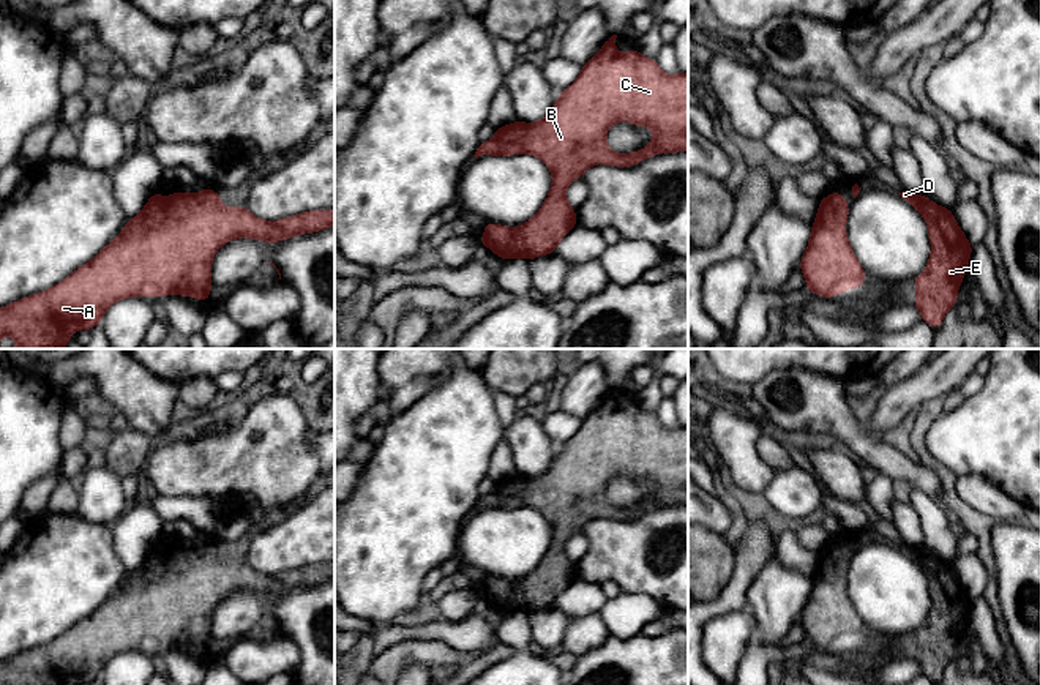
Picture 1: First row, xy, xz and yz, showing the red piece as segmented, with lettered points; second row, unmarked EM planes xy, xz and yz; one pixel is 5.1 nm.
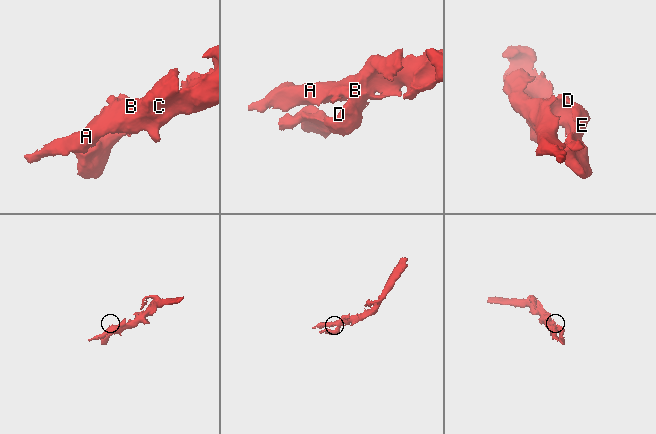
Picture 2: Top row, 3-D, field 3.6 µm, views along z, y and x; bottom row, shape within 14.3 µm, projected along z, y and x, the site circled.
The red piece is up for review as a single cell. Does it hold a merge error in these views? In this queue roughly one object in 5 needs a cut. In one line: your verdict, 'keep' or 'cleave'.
keep

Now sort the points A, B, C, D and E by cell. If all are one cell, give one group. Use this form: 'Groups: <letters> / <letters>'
Groups: A B C D E

